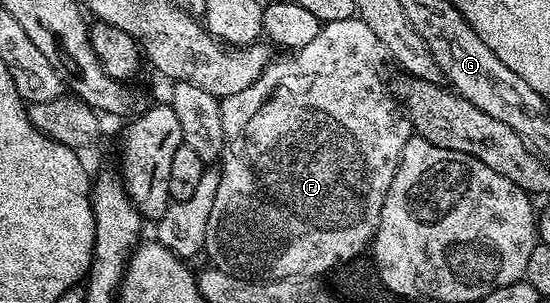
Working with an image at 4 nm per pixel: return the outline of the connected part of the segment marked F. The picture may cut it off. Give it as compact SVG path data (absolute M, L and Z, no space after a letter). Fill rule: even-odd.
M357 17L322 23L320 33L304 49L287 54L287 59L275 58L266 64L262 75L248 85L240 93L236 93L228 103L228 135L226 145L220 156L220 187L216 190L211 217L208 219L204 255L211 259L213 266L229 275L237 275L240 279L265 281L268 279L292 279L295 277L322 277L325 271L333 272L339 265L350 262L361 256L362 251L371 246L374 230L380 221L380 209L384 205L384 197L392 185L392 177L398 168L400 153L404 145L412 137L410 120L400 110L400 104L392 94L392 87L386 84L382 76L382 62L388 56L382 50L380 41L376 41L376 33L364 25Z

